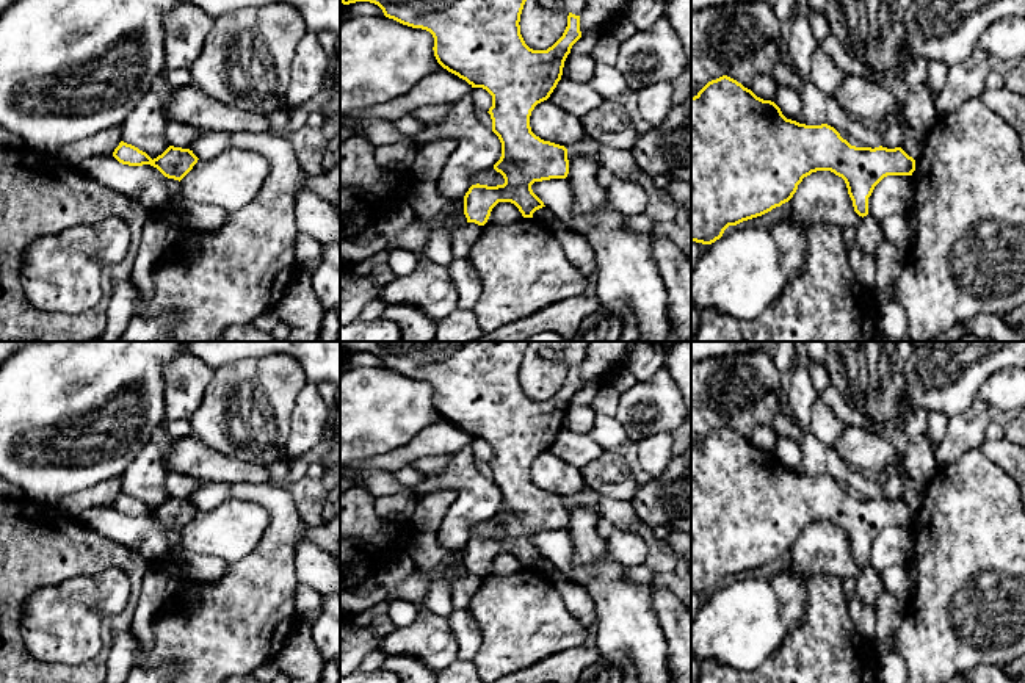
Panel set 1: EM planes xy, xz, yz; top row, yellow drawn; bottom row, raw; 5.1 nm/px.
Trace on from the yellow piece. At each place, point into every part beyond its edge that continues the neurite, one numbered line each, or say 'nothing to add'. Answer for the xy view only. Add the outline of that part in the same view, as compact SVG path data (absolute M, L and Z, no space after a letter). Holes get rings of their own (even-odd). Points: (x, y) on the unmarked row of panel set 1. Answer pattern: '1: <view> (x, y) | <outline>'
nothing to add

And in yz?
nothing to add

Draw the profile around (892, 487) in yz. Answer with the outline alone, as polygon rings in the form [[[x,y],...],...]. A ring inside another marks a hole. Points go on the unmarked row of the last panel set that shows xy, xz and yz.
[[[890,473],[889,479],[882,484],[881,497],[887,500],[901,498],[904,481],[901,476]]]

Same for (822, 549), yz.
[[[831,522],[804,528],[790,550],[787,569],[799,576],[832,575],[857,580],[862,567],[854,562],[846,534]]]

